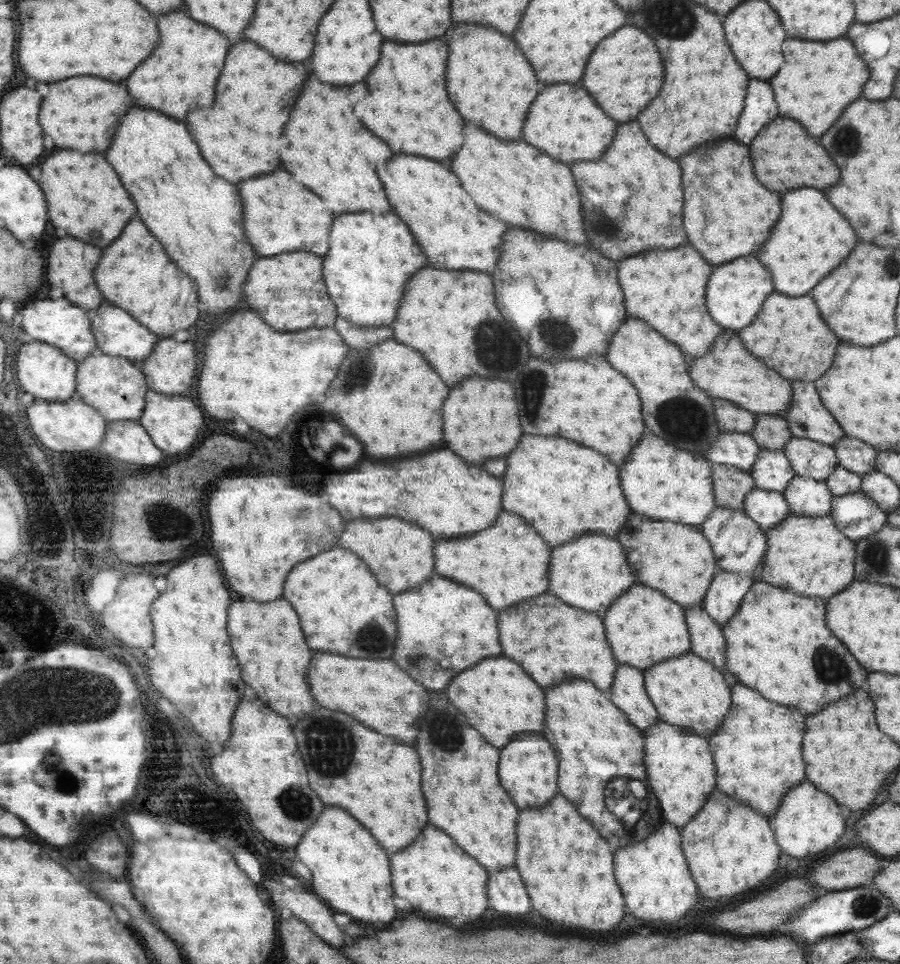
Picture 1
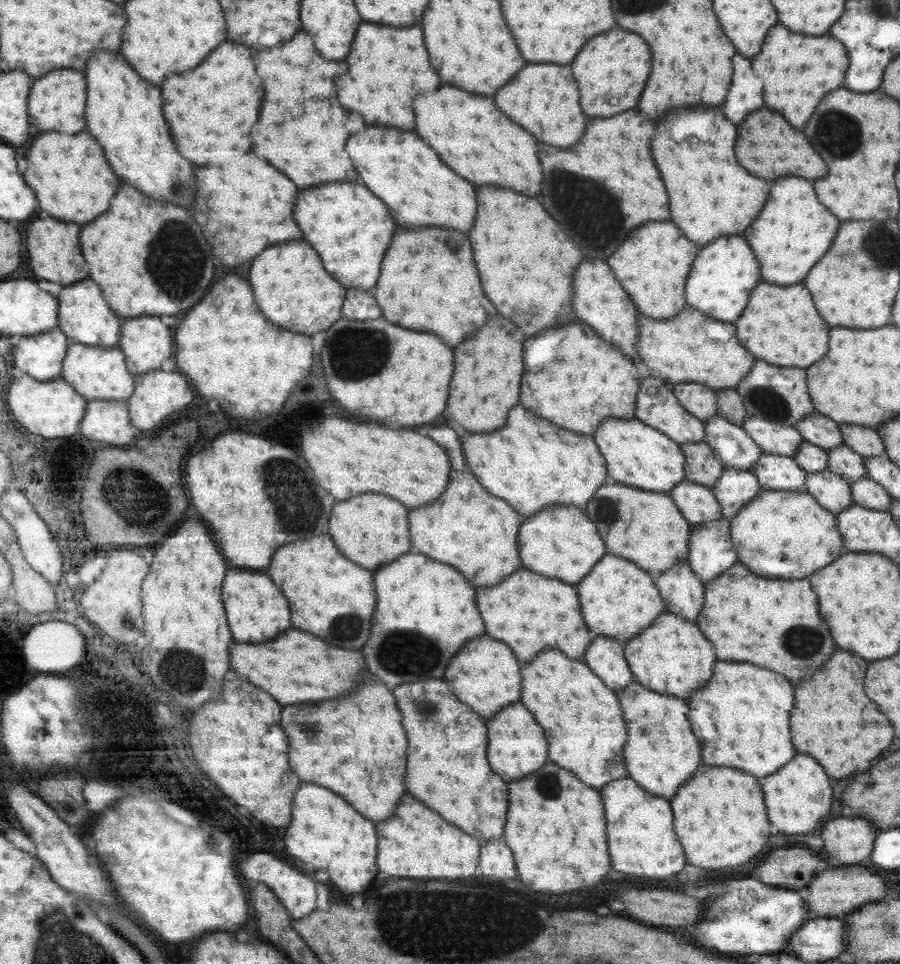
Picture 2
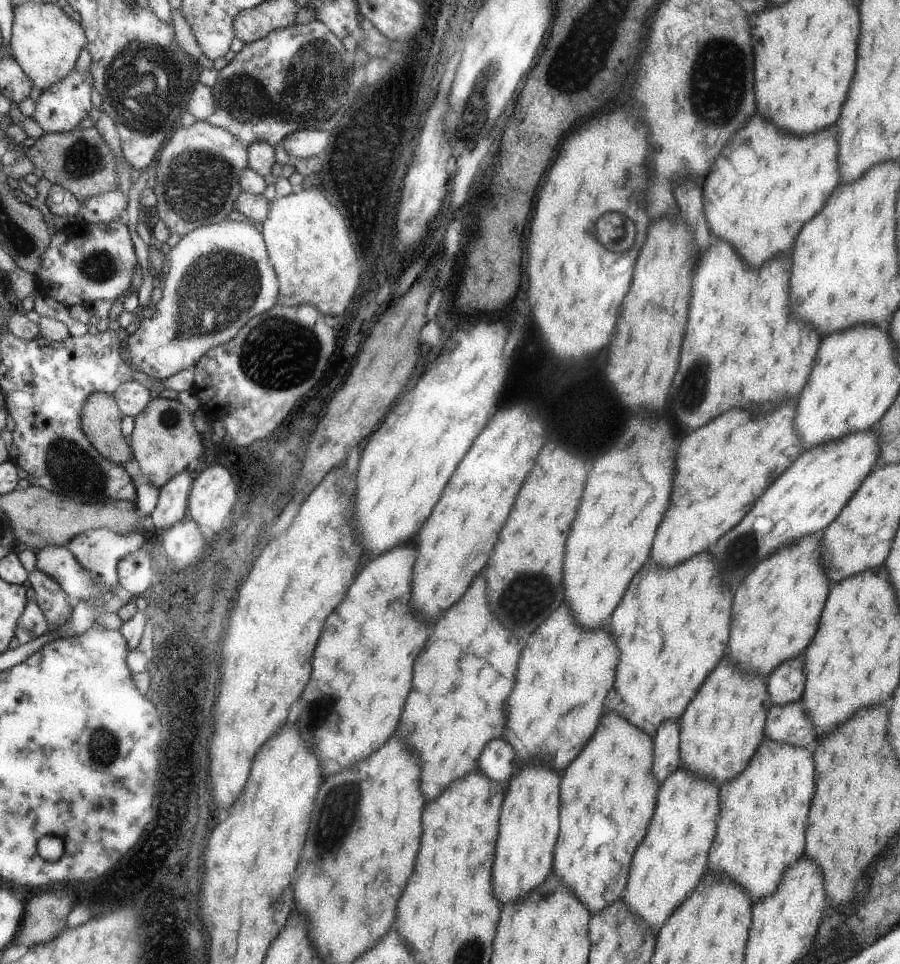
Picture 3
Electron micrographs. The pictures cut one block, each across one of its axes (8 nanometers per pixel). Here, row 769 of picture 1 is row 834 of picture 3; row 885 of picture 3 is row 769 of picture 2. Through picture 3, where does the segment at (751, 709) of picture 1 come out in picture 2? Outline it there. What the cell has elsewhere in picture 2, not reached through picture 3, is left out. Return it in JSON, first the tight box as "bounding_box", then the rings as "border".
{"bounding_box":[686,662,795,776],"border":[[[719,662],[715,664],[715,676],[686,699],[691,710],[691,728],[695,728],[695,736],[699,736],[699,744],[703,744],[703,764],[707,766],[727,766],[739,768],[743,772],[751,772],[751,776],[770,776],[785,766],[795,750],[789,740],[789,710],[793,708],[793,686],[779,674],[757,668],[753,664],[733,664]]]}

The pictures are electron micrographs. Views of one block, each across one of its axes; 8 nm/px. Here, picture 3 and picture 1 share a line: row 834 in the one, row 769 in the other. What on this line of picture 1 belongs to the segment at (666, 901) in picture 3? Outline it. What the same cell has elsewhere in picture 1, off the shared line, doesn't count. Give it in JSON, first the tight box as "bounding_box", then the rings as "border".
{"bounding_box":[641,720,715,828],"border":[[[662,720],[653,727],[641,731],[644,737],[645,762],[647,762],[647,784],[659,804],[660,812],[665,814],[669,824],[677,828],[687,824],[695,812],[703,806],[707,794],[715,788],[715,768],[709,754],[706,737],[695,736],[691,730],[671,726]]]}

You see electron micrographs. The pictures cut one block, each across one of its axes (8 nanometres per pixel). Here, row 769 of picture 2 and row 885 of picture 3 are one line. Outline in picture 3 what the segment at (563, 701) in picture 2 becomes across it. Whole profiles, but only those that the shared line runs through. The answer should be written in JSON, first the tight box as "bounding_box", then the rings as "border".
{"bounding_box":[553,714,658,914],"border":[[[607,714],[599,720],[599,732],[591,738],[591,744],[583,748],[583,756],[563,770],[563,824],[559,824],[559,844],[555,844],[555,868],[553,874],[575,888],[575,896],[591,908],[591,914],[601,912],[623,896],[623,886],[629,870],[631,854],[646,836],[647,827],[653,818],[658,781],[649,772],[651,768],[651,738],[629,726],[617,714]]]}

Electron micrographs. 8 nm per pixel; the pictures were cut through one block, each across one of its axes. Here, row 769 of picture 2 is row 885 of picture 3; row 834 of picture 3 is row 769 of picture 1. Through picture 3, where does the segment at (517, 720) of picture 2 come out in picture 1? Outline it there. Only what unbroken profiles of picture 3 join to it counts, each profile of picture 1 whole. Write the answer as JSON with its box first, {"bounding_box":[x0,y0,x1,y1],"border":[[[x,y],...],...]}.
{"bounding_box":[499,732,558,808],"border":[[[523,732],[515,736],[515,740],[503,746],[499,756],[499,780],[503,780],[503,788],[511,792],[511,800],[519,804],[519,808],[533,808],[549,803],[558,792],[557,788],[557,760],[549,744],[541,738],[541,734]]]}

